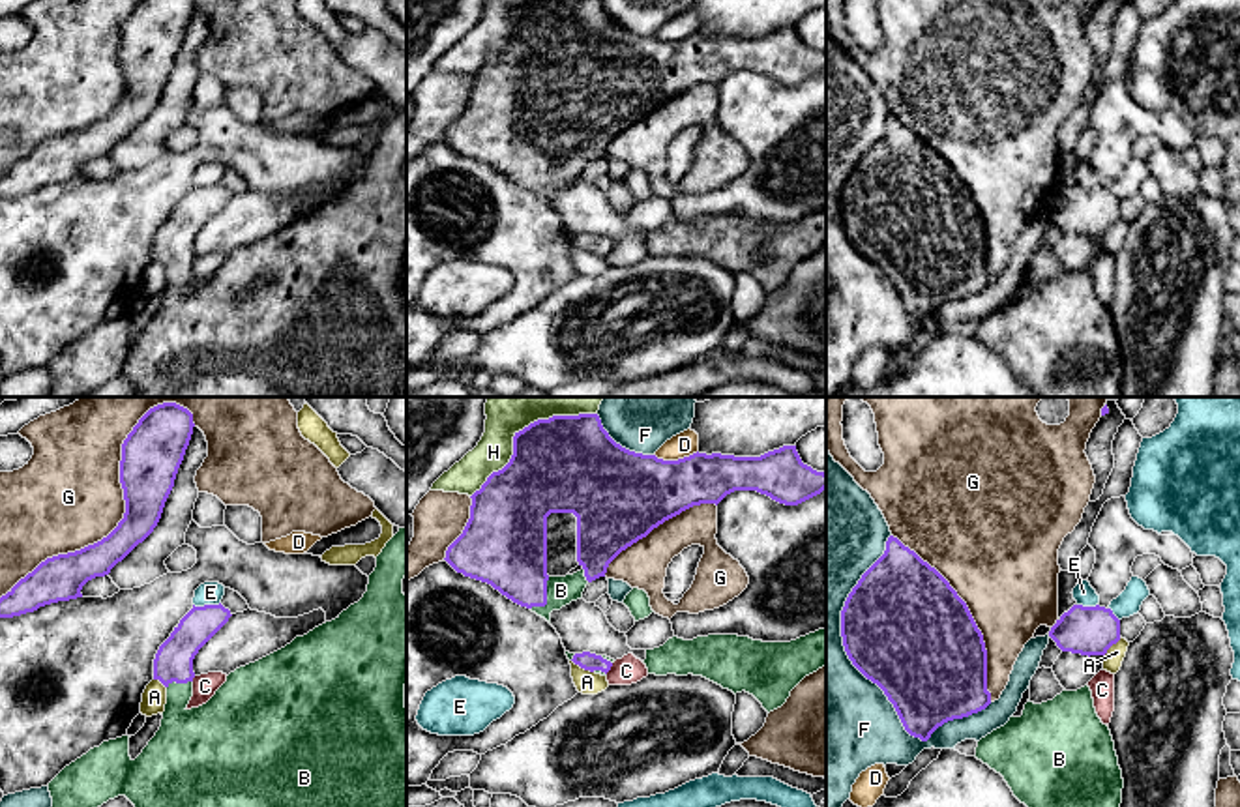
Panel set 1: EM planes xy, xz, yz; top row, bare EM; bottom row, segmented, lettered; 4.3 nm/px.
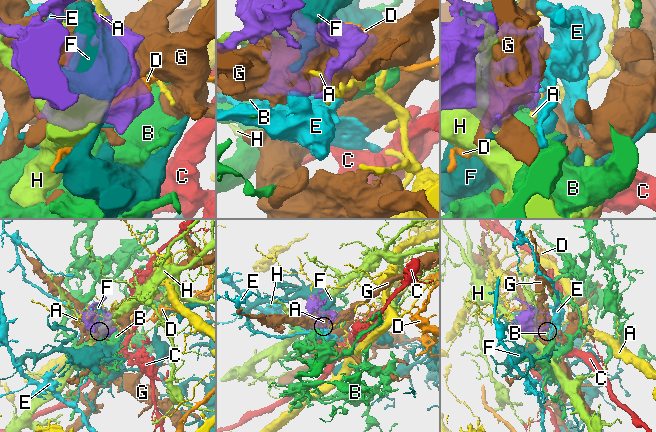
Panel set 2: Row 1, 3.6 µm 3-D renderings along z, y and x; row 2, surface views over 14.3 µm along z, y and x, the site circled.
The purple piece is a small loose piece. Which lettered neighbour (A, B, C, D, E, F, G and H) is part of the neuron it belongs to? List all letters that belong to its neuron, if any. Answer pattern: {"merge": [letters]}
{"merge": ["B"]}

